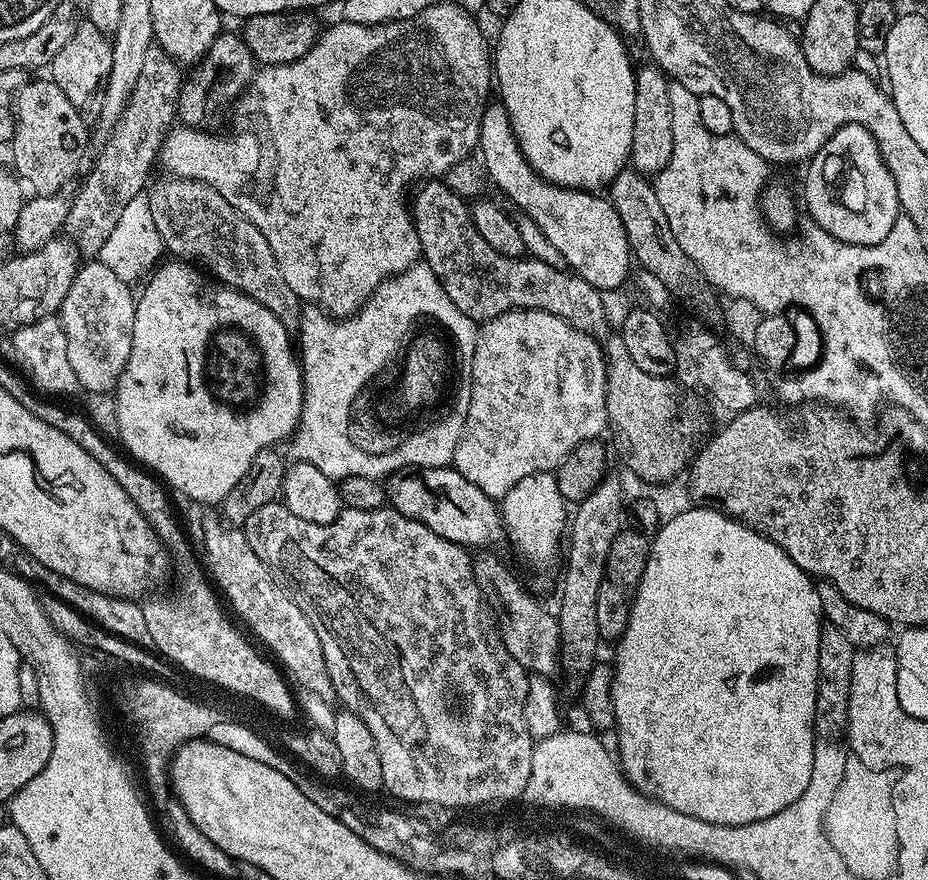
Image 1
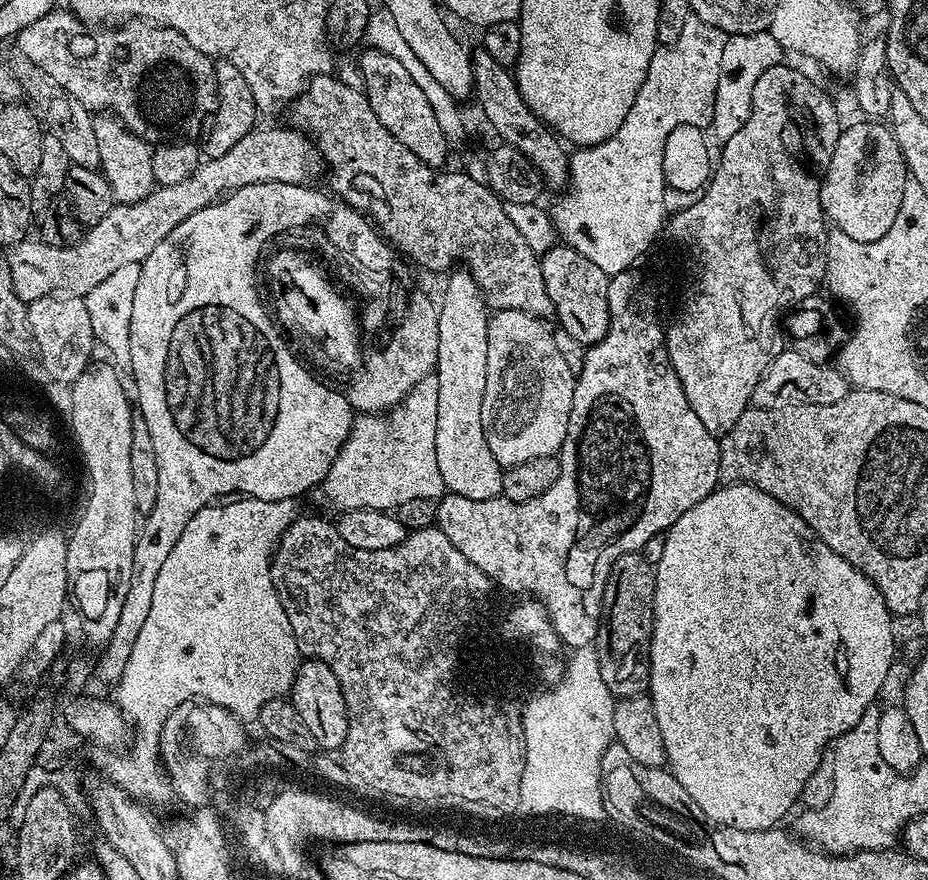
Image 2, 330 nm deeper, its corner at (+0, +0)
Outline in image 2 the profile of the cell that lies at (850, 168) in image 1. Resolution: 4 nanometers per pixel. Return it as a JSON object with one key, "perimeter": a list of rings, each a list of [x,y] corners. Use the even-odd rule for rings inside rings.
{"perimeter":[[[884,122],[864,123],[868,124],[852,124],[849,128],[847,125],[841,131],[820,182],[820,201],[827,223],[835,231],[850,234],[854,242],[878,242],[878,238],[882,238],[882,234],[894,226],[894,218],[898,218],[898,206],[902,206],[902,194],[906,194],[906,182],[910,177],[891,127]]]}

